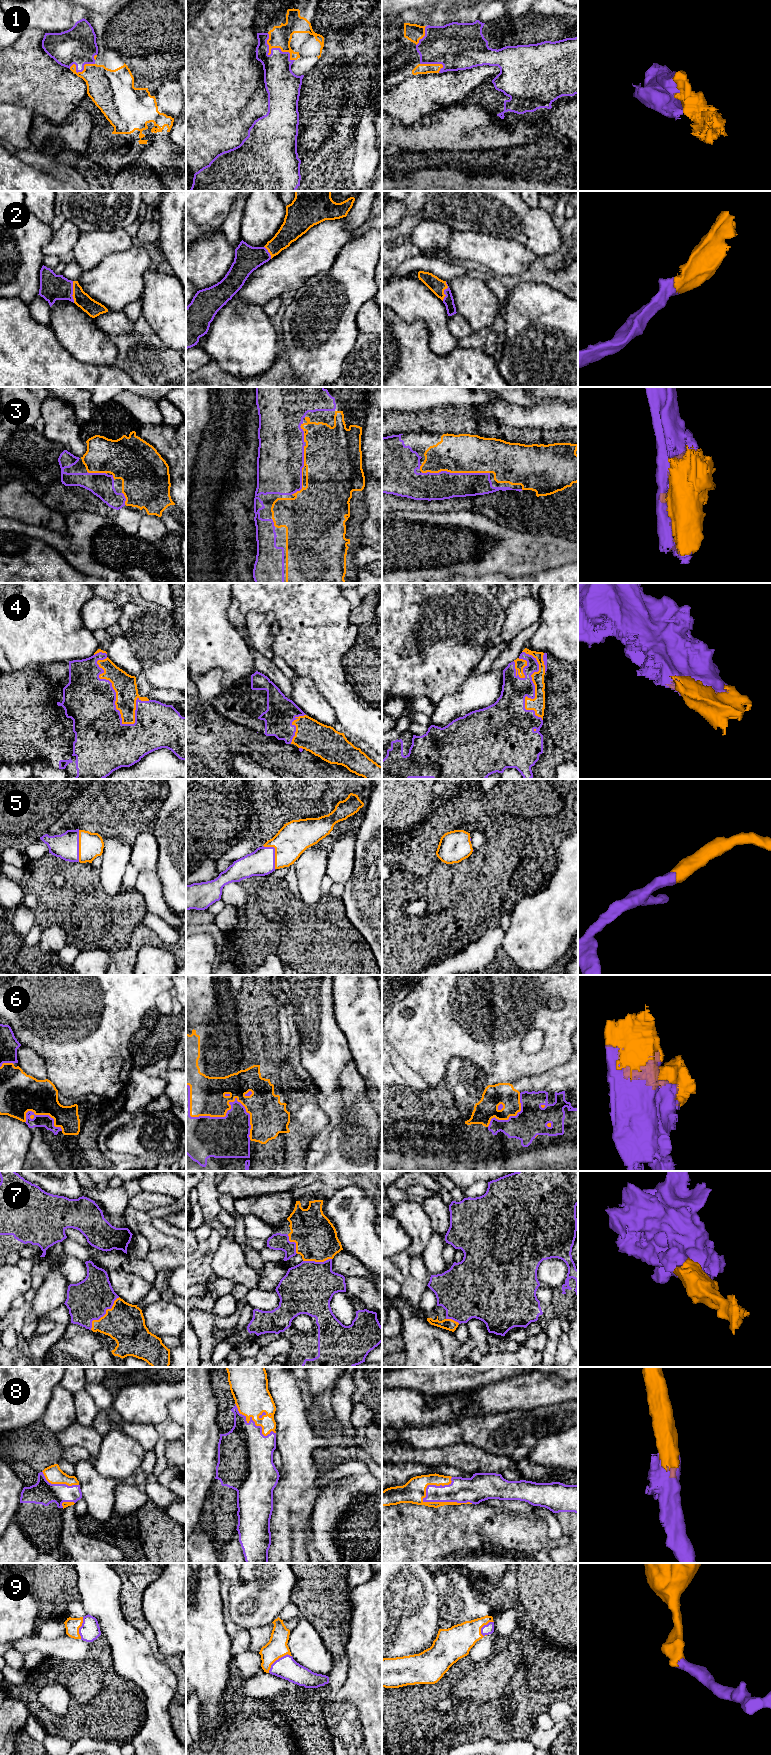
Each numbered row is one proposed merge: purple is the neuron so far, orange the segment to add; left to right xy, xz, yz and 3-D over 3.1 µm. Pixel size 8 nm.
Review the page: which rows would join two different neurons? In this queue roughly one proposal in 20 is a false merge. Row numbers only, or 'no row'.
no row

